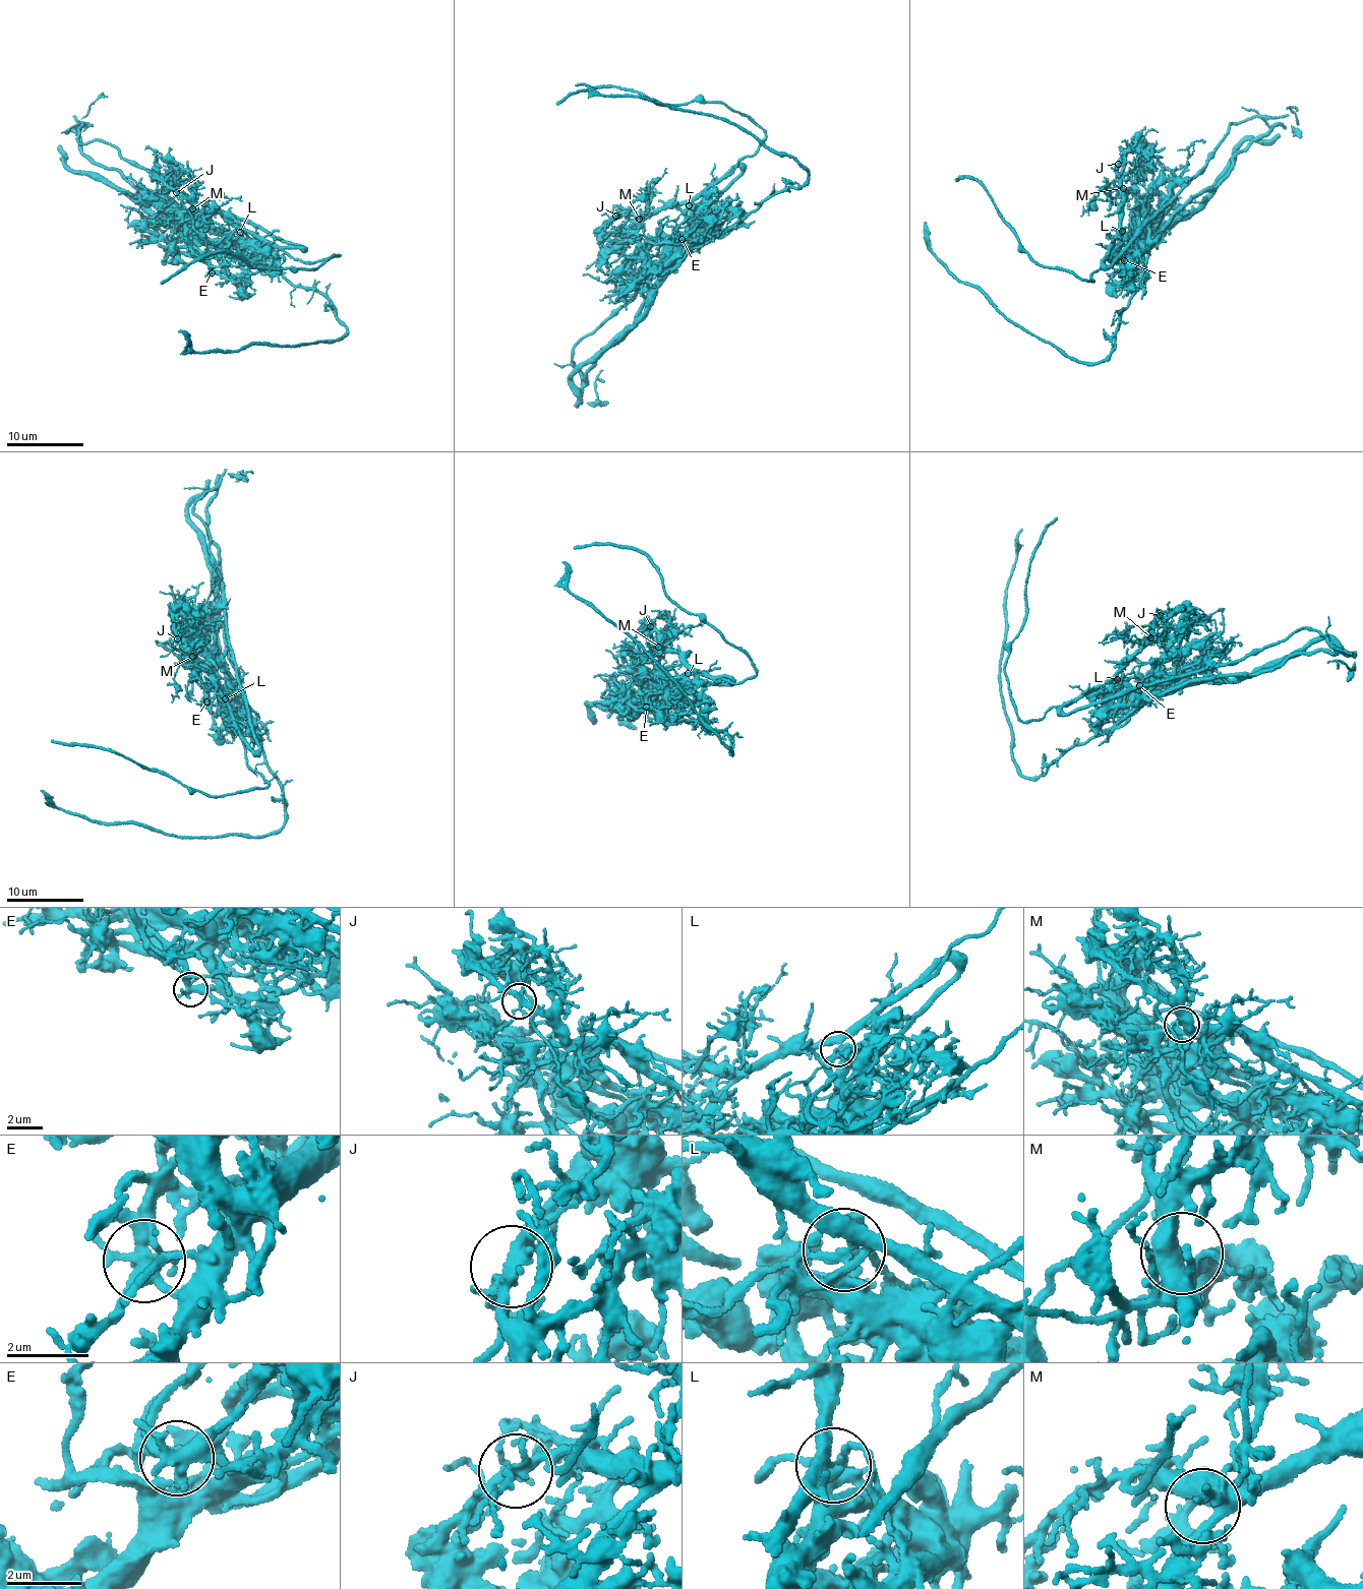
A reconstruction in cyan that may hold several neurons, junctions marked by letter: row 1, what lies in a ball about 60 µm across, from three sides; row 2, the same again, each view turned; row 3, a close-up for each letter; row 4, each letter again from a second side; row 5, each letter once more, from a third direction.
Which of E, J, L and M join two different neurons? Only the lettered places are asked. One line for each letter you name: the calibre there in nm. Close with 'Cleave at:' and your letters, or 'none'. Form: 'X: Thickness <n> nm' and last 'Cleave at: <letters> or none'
E: Thickness 360 nm
L: Thickness 280 nm
Cleave at: E, L

